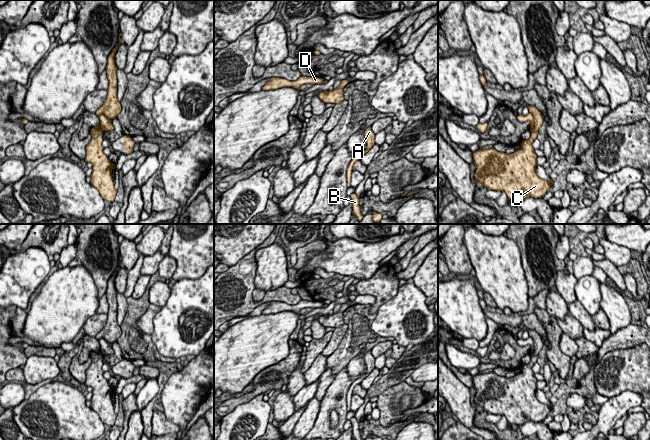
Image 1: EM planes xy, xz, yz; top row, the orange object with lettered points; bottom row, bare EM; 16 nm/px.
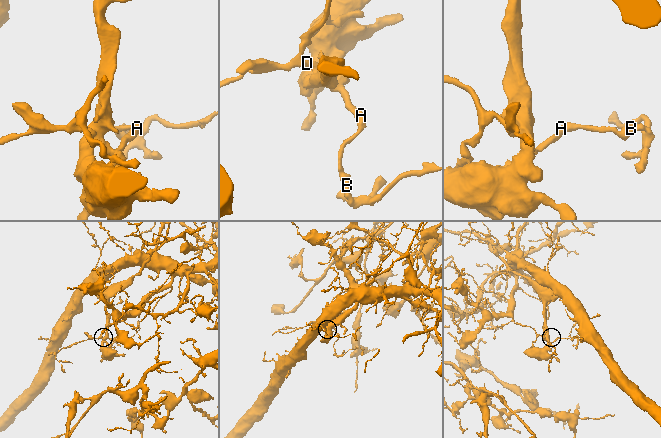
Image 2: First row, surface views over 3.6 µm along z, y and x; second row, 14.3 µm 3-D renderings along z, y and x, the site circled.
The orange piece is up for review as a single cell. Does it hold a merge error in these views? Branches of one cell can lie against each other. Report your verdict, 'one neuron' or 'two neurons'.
two neurons

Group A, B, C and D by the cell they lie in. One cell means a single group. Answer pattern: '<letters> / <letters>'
A B D / C

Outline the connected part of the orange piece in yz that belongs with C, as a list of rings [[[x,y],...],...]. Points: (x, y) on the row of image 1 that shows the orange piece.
[[[527,106],[532,114],[534,127],[529,140],[521,142],[521,148],[512,154],[498,152],[492,146],[473,152],[476,166],[474,178],[487,189],[505,192],[509,199],[522,201],[527,197],[542,198],[554,184],[536,174],[536,158],[532,146],[543,124],[541,112],[535,106]]]

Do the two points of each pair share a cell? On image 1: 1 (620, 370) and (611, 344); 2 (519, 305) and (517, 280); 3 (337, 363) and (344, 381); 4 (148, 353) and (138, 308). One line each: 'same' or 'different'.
1: different
2: same
3: different
4: same

